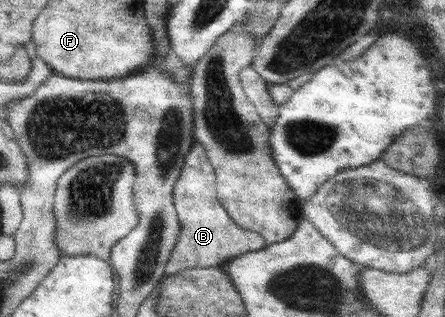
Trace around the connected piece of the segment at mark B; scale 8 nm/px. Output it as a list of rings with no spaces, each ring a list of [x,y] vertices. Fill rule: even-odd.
[[[194,142],[185,157],[173,189],[173,204],[181,225],[176,246],[165,267],[166,276],[196,267],[220,266],[222,262],[250,251],[267,247],[266,240],[256,232],[242,229],[224,209],[216,193],[216,178],[204,147]]]

